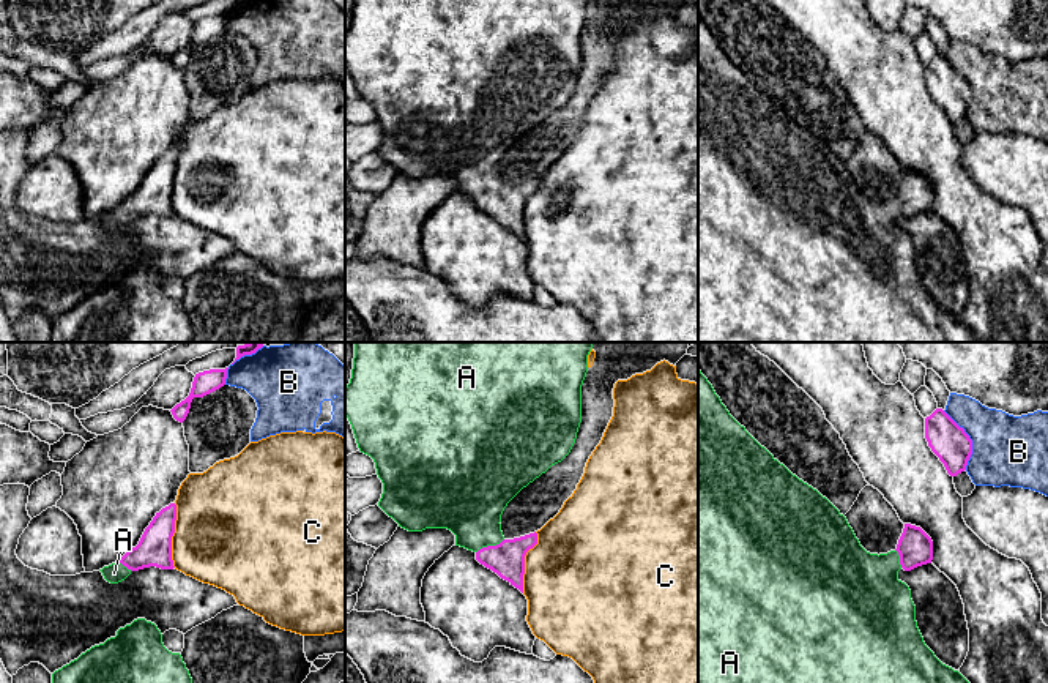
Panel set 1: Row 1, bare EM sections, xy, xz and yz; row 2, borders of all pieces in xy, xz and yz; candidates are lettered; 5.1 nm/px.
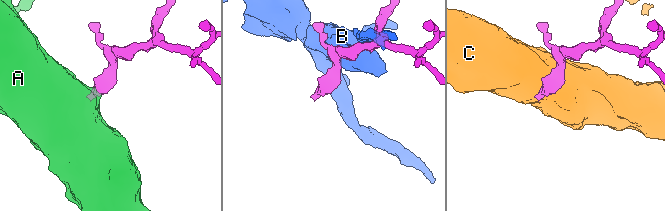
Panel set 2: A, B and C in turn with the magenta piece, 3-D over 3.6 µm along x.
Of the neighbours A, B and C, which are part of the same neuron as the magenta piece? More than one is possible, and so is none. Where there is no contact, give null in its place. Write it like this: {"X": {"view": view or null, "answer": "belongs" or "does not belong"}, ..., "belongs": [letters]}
{"A": {"view": "xz", "answer": "belongs"}, "B": {"view": "yz", "answer": "does not belong"}, "C": {"view": "xy", "answer": "does not belong"}, "belongs": ["A"]}

